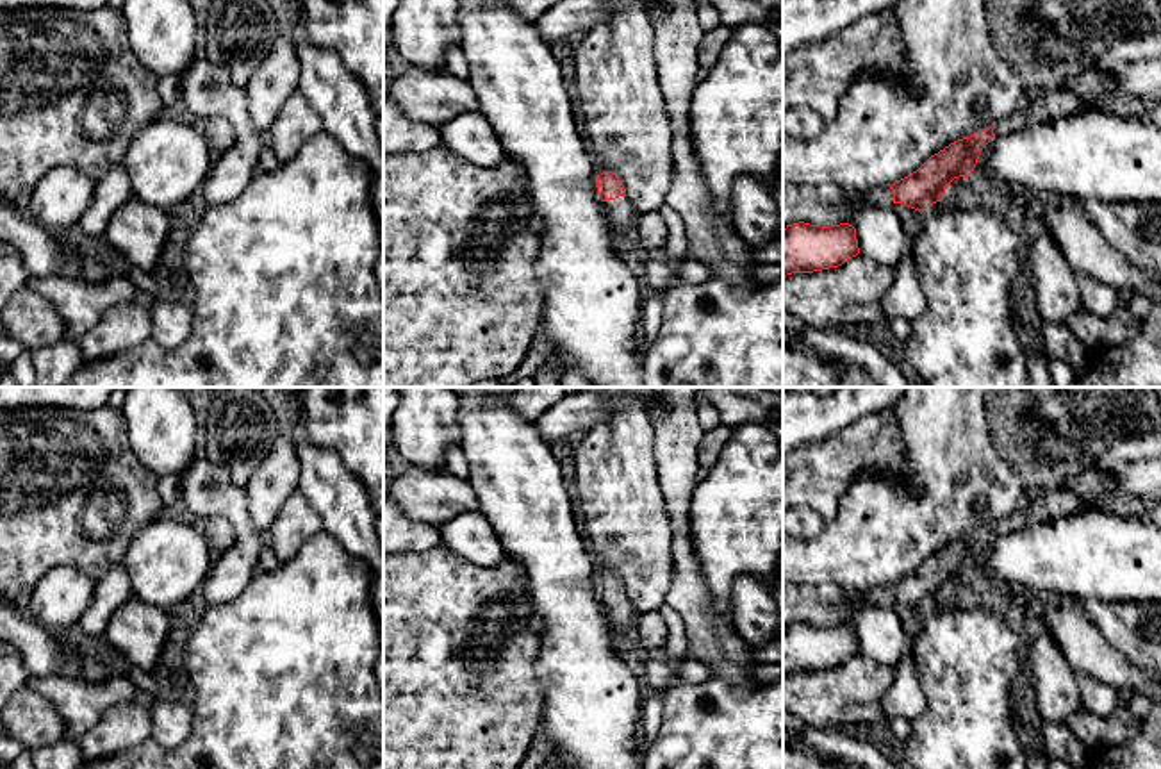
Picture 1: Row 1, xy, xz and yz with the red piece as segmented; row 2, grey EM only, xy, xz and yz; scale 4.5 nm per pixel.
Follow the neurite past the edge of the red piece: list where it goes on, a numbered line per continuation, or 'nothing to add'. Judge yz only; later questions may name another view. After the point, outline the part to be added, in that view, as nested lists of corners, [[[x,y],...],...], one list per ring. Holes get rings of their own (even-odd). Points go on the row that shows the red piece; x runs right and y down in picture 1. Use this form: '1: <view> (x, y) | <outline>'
1: yz (1062, 102) | [[[1065,82],[1059,84],[1058,89],[1049,91],[1045,96],[1029,100],[1025,98],[1024,105],[1018,107],[1013,118],[1004,121],[1002,125],[992,125],[993,134],[999,134],[1004,127],[1022,125],[1034,121],[1052,121],[1066,116],[1074,116],[1083,111],[1102,111],[1091,100],[1083,98],[1074,89],[1070,89]]]

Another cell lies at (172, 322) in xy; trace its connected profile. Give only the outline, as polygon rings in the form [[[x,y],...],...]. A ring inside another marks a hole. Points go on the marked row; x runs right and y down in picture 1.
[[[155,300],[150,307],[152,339],[162,348],[177,348],[185,343],[193,328],[193,310],[178,302]]]

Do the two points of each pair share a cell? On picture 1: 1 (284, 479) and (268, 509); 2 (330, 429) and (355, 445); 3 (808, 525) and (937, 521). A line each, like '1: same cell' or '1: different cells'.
1: same cell
2: same cell
3: different cells

